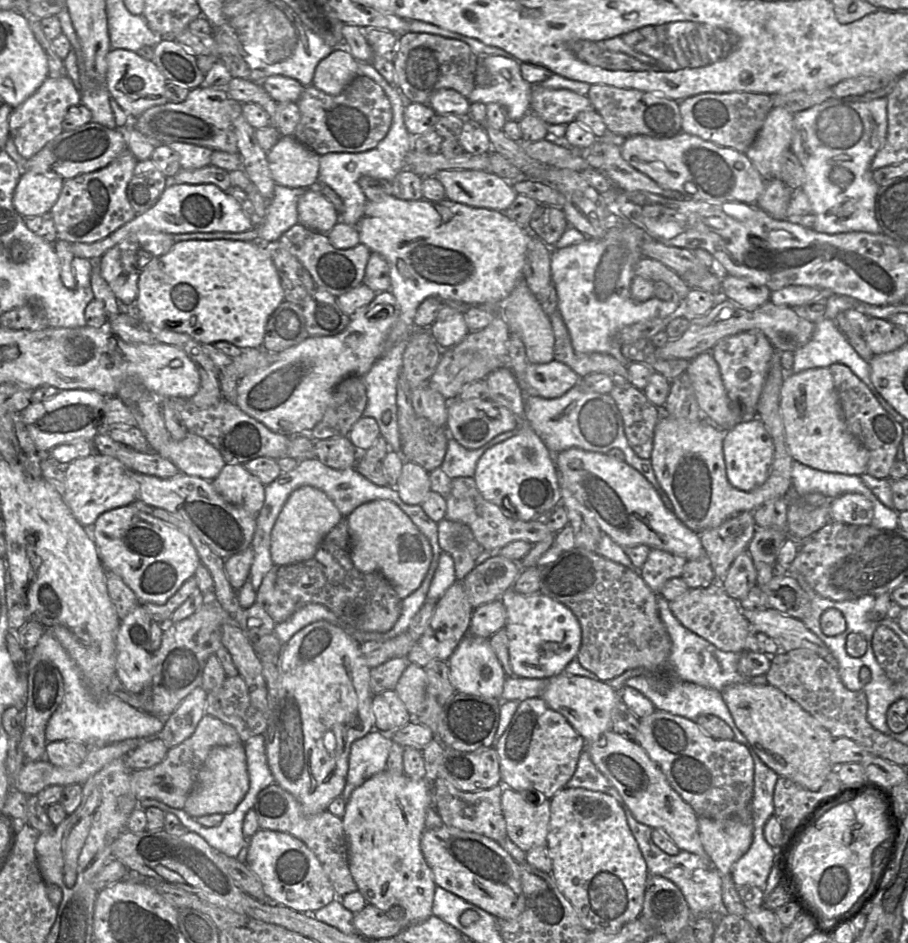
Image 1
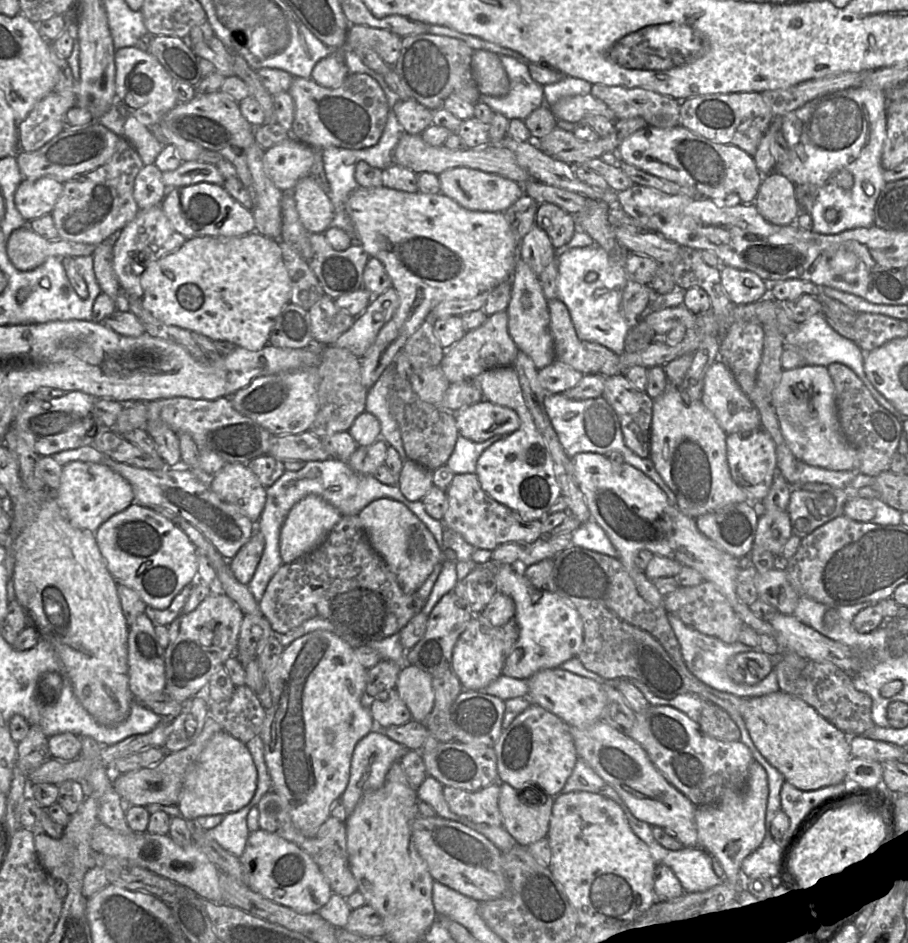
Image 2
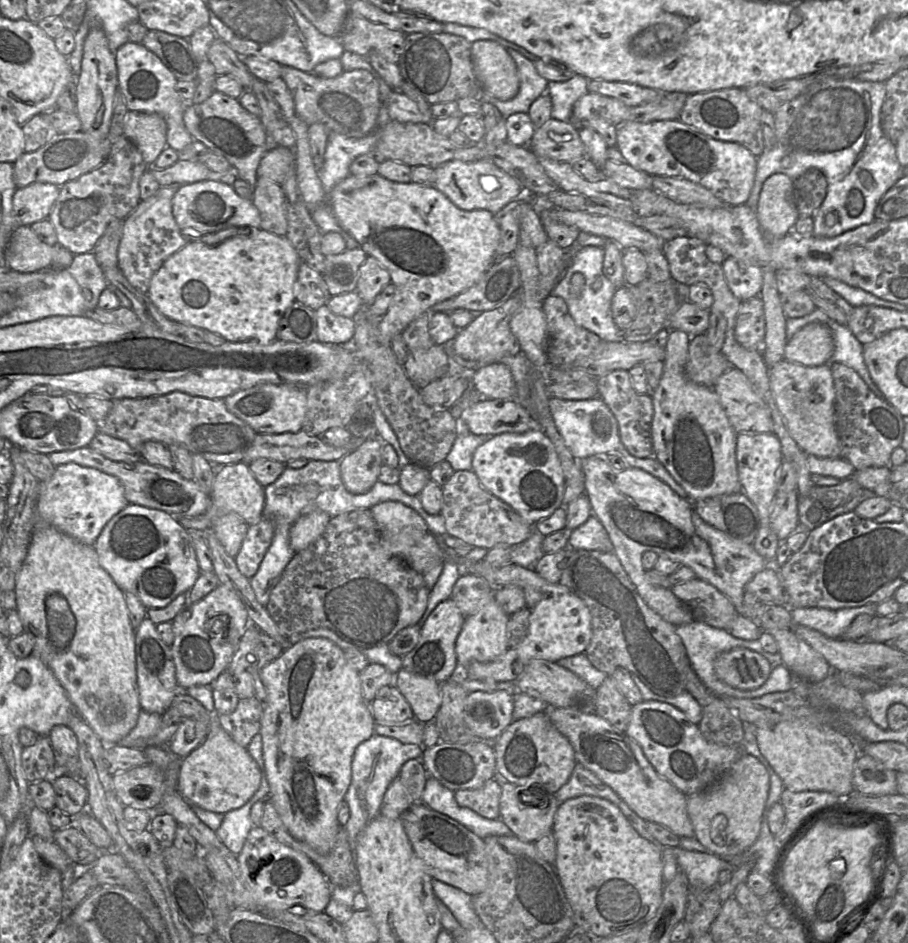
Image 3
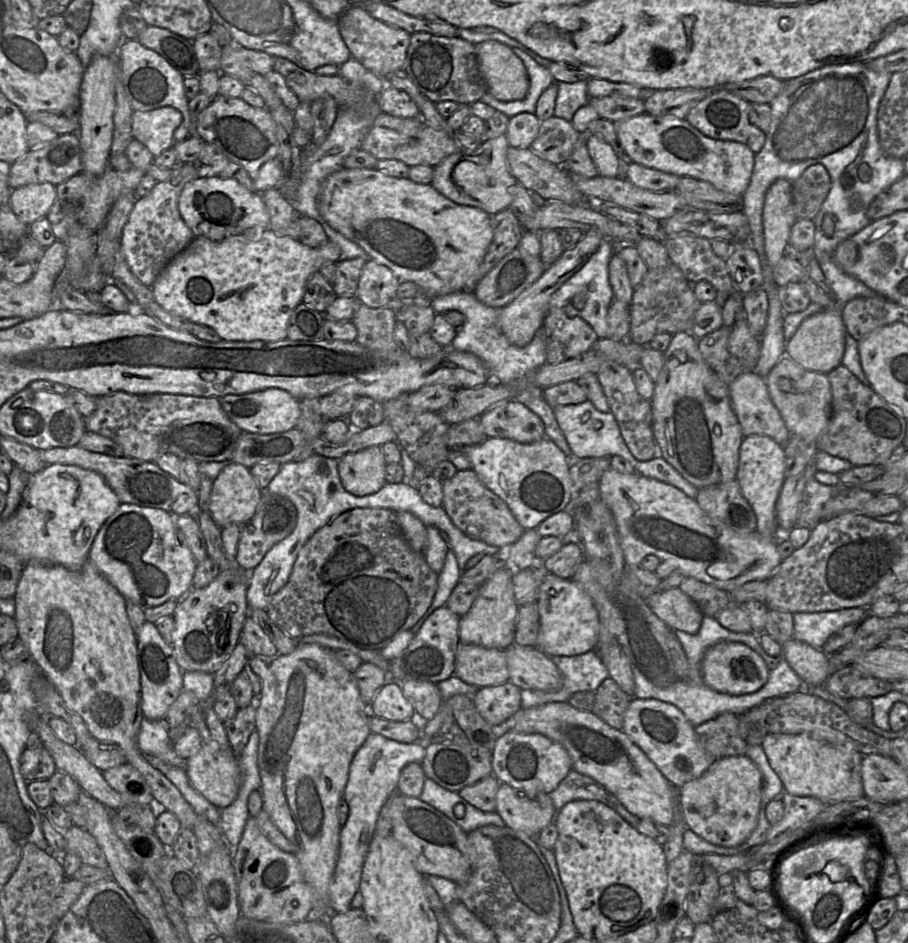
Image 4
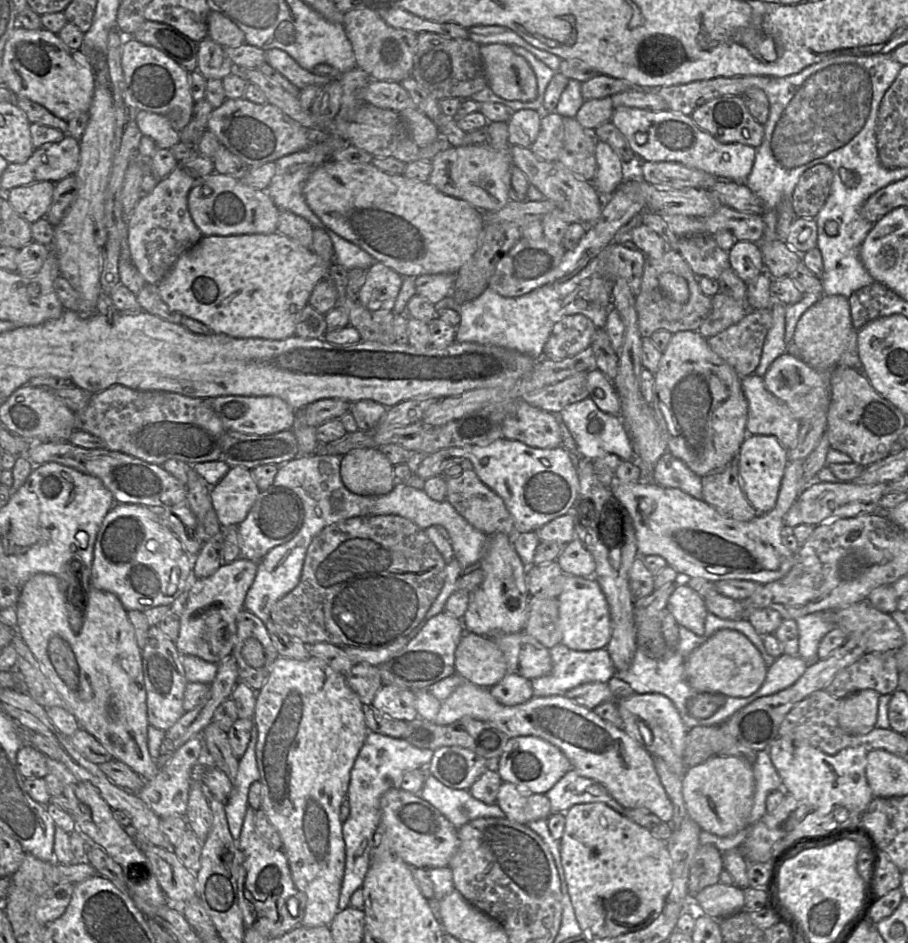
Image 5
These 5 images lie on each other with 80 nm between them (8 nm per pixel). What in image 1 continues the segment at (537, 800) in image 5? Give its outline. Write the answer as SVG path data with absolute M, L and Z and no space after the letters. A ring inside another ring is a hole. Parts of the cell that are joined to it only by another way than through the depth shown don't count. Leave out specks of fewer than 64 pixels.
M509 787L503 788L501 808L506 822L508 838L524 852L536 846L547 845L550 822L550 799L540 805L532 805L520 793Z

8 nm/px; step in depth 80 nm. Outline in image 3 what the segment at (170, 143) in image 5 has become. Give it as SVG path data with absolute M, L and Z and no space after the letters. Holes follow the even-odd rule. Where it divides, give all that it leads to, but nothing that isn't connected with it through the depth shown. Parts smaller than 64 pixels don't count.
M128 111L124 137L140 151L144 161L153 165L167 145L167 123L158 113Z

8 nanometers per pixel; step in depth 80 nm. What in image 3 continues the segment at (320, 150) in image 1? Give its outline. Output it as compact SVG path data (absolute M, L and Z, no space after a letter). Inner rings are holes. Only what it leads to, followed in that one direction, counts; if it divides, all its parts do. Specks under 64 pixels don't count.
M282 66L281 77L295 103L295 115L308 126L323 124L328 134L337 133L351 138L362 138L378 129L381 107L379 83L366 70L344 71L335 78L322 78L289 66Z

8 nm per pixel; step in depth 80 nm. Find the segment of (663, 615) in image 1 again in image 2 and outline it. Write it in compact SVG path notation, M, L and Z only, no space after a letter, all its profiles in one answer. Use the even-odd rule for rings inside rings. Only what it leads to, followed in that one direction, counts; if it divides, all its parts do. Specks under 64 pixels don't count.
M670 613L667 614L667 618L680 644L681 653L687 668L706 685L721 692L730 693L739 697L763 696L780 690L777 674L774 670L755 685L735 683L726 672L727 662L733 655L744 652L759 652L761 651L760 646L750 647L739 641L728 644L716 637L702 634L699 631L690 628ZM752 691L757 693L752 693Z

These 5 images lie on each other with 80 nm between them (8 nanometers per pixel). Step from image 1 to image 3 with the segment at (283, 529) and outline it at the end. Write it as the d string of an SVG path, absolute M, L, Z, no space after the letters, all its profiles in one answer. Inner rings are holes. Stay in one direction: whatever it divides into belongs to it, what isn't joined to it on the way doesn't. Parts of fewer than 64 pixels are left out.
M313 511L301 516L291 527L290 546L298 553L314 543L325 531L331 516L324 511Z

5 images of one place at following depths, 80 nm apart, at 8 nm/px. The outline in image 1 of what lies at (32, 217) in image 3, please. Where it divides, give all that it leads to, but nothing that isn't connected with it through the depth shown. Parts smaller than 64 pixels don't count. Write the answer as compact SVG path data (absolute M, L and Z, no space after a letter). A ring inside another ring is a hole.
M23 170L13 195L13 205L24 218L51 212L64 185L63 179Z

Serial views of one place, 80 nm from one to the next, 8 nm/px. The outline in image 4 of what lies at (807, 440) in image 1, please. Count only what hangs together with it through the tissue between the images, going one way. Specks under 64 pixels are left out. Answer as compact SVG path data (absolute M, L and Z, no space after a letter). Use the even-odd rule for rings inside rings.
M784 355L765 377L770 398L792 436L818 442L832 409L831 386L826 373L808 370Z

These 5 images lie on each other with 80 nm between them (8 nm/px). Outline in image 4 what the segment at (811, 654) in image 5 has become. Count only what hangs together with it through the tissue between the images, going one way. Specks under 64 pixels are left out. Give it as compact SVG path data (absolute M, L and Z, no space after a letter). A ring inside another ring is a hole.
M869 608L793 614L793 638L822 649L828 638L849 624L860 624L871 614Z

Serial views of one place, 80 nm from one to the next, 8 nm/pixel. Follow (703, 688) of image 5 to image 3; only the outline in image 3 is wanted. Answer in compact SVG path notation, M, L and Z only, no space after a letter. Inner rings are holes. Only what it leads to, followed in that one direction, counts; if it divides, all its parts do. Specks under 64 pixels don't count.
M746 648L723 652L714 662L717 678L739 690L759 688L767 681L771 670L763 655Z

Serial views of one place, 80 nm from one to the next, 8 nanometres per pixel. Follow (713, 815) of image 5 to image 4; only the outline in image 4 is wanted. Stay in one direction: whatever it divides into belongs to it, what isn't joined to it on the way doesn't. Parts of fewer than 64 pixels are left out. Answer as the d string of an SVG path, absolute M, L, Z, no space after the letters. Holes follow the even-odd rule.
M747 755L716 759L698 778L679 788L679 802L686 828L712 844L735 847L744 843L758 824L763 778Z

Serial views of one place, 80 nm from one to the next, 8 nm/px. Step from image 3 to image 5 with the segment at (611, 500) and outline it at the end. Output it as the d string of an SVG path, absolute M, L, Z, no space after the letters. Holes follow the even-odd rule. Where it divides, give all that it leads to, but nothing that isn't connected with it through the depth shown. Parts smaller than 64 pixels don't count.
M801 460L788 462L775 507L747 522L726 517L702 499L650 480L623 483L615 475L610 488L619 502L618 505L624 507L632 519L637 540L637 556L659 555L683 578L702 578L713 583L730 579L749 580L763 585L783 578L793 566L794 553L783 544L783 535L787 530L783 518L804 490L803 463ZM685 581L673 586L666 610L673 615L679 626L697 635L703 633L707 608L703 598Z

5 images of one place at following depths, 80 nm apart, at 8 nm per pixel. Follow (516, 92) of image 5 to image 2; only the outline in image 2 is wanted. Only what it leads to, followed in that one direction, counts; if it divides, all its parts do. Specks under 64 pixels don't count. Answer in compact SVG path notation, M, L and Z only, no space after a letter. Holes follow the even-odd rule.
M475 50L472 71L481 95L501 97L508 93L510 83L498 54Z

